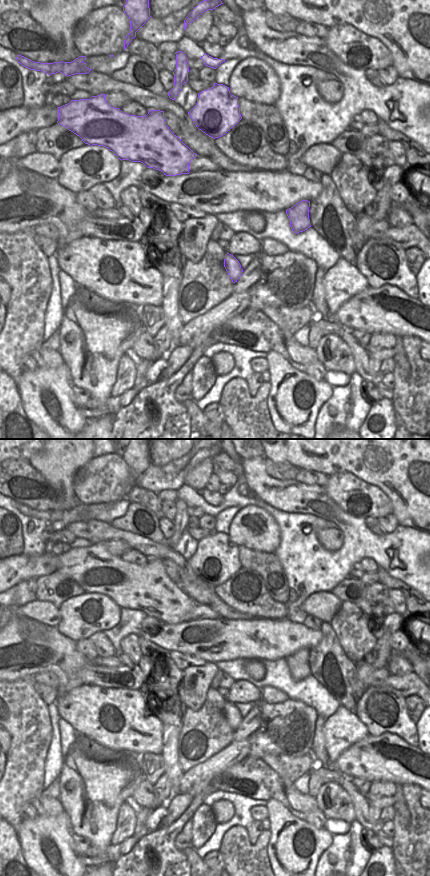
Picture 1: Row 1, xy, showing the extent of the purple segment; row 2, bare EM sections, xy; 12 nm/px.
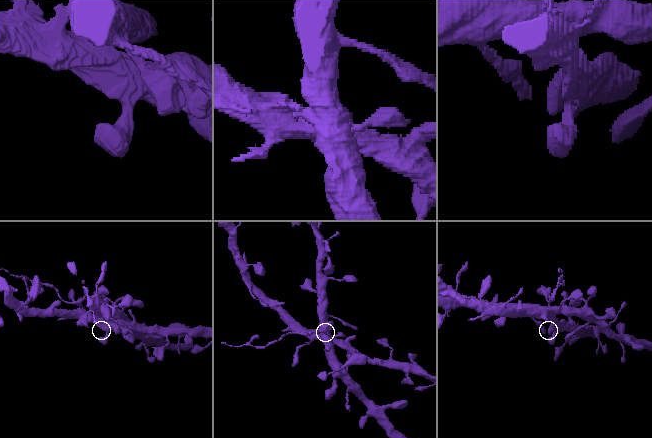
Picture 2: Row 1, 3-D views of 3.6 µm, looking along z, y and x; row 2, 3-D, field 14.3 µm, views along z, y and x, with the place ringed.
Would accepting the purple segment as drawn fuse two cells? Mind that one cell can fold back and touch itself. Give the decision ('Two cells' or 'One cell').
Two cells

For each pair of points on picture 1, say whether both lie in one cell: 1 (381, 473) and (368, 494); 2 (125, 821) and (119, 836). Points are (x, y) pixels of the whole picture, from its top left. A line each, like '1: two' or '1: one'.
1: two
2: one

